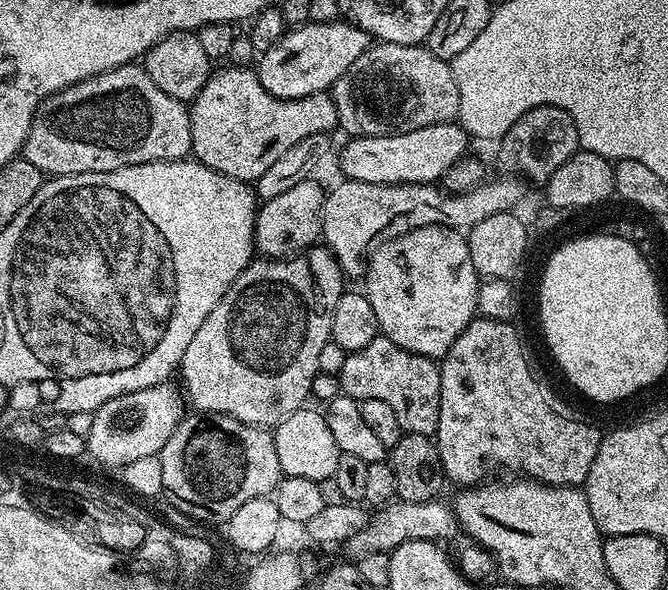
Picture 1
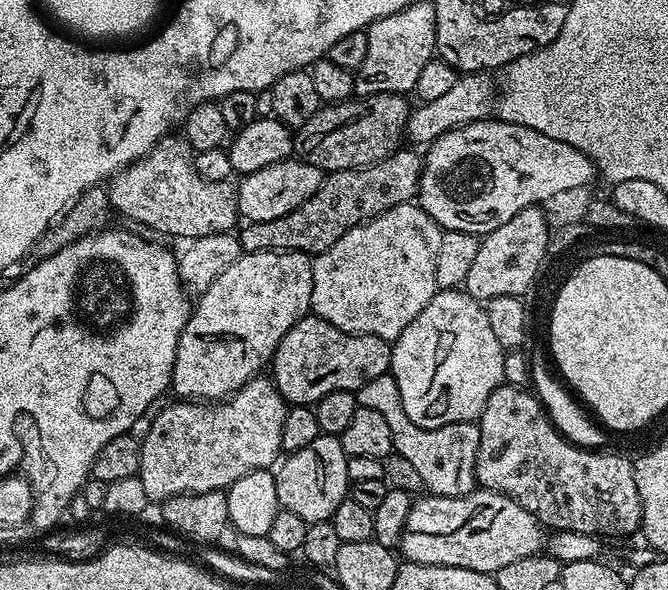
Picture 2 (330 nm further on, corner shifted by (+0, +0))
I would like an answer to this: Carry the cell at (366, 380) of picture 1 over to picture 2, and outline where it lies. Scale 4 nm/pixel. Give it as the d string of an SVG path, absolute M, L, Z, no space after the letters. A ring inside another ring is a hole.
M392 375L379 376L366 382L356 394L356 403L361 408L378 410L390 425L390 438L395 455L407 458L416 467L424 488L433 496L465 496L476 491L476 459L480 445L479 423L467 420L441 428L423 428L412 421L402 406L398 394L398 382Z

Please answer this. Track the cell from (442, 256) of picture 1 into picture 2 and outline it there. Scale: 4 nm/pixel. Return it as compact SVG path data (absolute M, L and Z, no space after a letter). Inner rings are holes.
M445 288L437 290L434 298L430 298L426 310L422 310L422 314L418 314L418 318L414 318L414 322L410 322L402 334L398 334L392 344L390 375L398 382L398 394L406 414L423 428L441 428L467 420L476 422L494 390L505 383L505 353L506 350L490 326L487 307L469 292L460 288Z

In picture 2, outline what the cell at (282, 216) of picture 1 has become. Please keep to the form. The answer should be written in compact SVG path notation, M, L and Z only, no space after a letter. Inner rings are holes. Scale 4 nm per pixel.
M244 252L233 264L226 266L226 270L222 270L222 274L218 274L218 278L214 278L214 282L210 282L208 289L199 293L197 300L200 301L197 302L196 309L189 316L187 313L186 319L183 321L178 346L174 354L171 391L173 393L176 391L180 395L177 397L188 402L219 402L233 396L243 384L248 384L251 380L257 379L263 373L260 371L263 368L265 371L266 365L271 361L278 342L282 342L286 330L290 330L290 326L294 326L294 322L298 322L304 316L309 315L312 307L312 261L313 257L306 252Z

